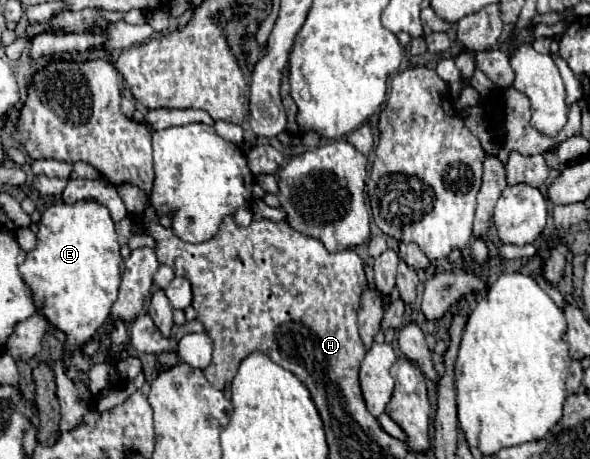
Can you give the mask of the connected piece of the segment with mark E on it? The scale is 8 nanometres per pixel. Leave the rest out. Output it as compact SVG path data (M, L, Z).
M76 202L76 204L72 204L72 206L68 206L68 204L54 204L54 206L46 208L46 212L42 214L42 218L40 218L40 222L38 222L38 234L36 234L36 238L38 238L36 248L30 250L30 252L26 254L26 260L20 264L20 276L22 276L22 280L26 282L26 286L32 290L32 300L34 300L36 310L38 310L54 328L58 328L58 330L62 330L62 332L66 334L64 356L70 358L72 352L78 350L84 342L88 342L88 340L94 336L94 332L106 322L106 318L108 318L108 314L110 314L110 308L112 308L112 304L114 304L116 298L118 298L118 288L120 288L120 260L122 260L122 258L120 258L120 244L118 244L118 238L116 238L114 222L112 222L112 218L110 218L110 214L108 214L108 208L104 208L104 206L96 204L96 202Z

